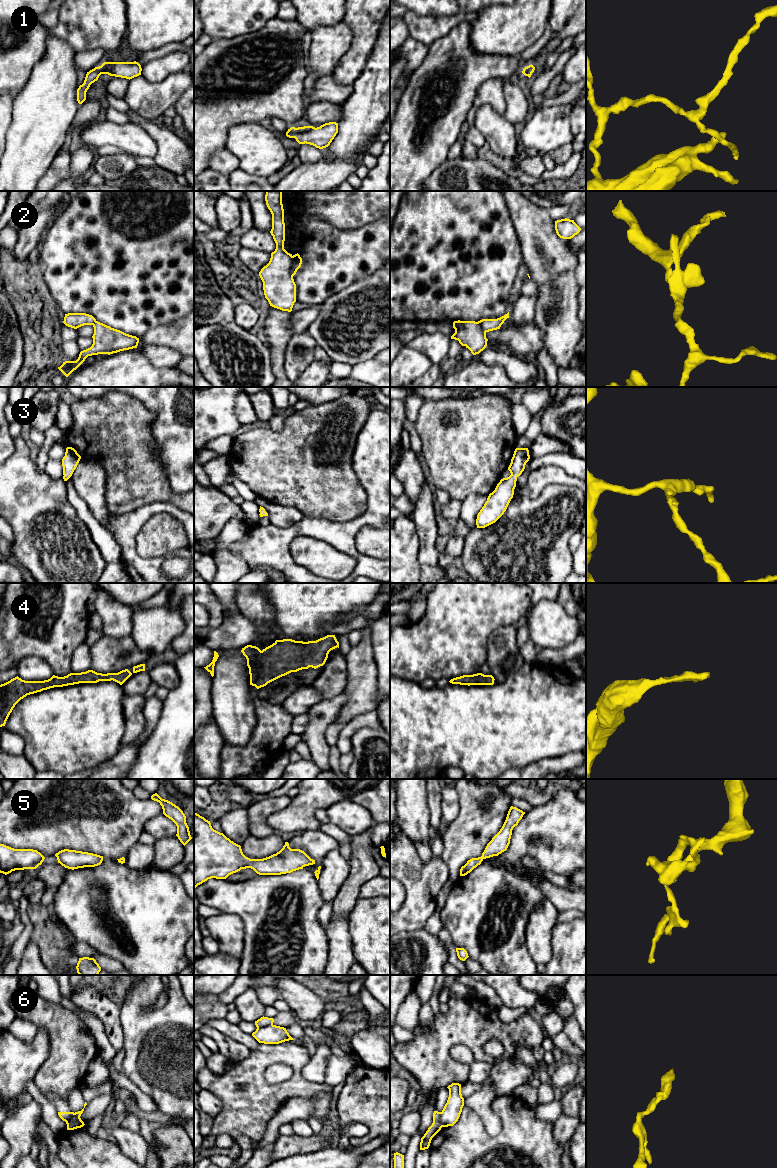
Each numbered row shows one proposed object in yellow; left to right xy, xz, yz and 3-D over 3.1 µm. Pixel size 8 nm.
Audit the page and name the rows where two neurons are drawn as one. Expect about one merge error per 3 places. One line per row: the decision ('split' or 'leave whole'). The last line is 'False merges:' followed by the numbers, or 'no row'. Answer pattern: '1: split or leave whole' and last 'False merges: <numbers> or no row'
1: leave whole
2: split
3: leave whole
4: leave whole
5: leave whole
6: split
False merges: 2, 6

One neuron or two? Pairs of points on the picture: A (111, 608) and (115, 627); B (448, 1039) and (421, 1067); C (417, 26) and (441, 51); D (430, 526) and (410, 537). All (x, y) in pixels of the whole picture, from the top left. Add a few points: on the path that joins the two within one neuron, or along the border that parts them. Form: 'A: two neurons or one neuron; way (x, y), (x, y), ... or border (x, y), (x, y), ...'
A: one neuron; way (113, 613), (115, 615), (115, 622)
B: one neuron; way (441, 1046), (428, 1060)
C: two neurons; border (451, 28), (428, 46)
D: two neurons; border (411, 518), (418, 536), (417, 557)

